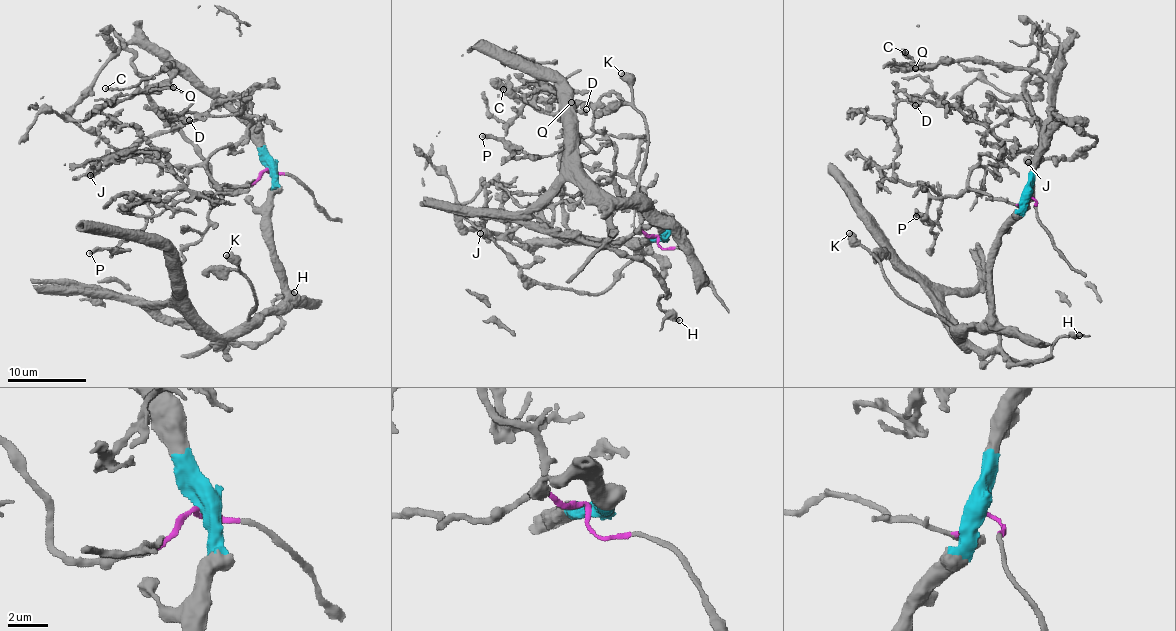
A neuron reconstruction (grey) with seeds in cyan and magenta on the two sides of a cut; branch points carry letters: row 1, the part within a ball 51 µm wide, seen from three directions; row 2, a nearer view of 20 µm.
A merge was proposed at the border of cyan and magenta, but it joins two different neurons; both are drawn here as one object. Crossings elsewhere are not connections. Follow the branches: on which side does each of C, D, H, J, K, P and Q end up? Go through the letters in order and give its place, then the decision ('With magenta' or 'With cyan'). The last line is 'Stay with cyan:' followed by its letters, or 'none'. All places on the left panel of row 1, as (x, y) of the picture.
C: Place: (105, 88). With cyan
D: Place: (189, 120). With magenta
H: Place: (294, 292). With cyan
J: Place: (90, 175). With cyan
K: Place: (226, 255). With cyan
P: Place: (89, 253). With magenta
Q: Place: (173, 87). With cyan
Stay with cyan: C, H, J, K, Q

